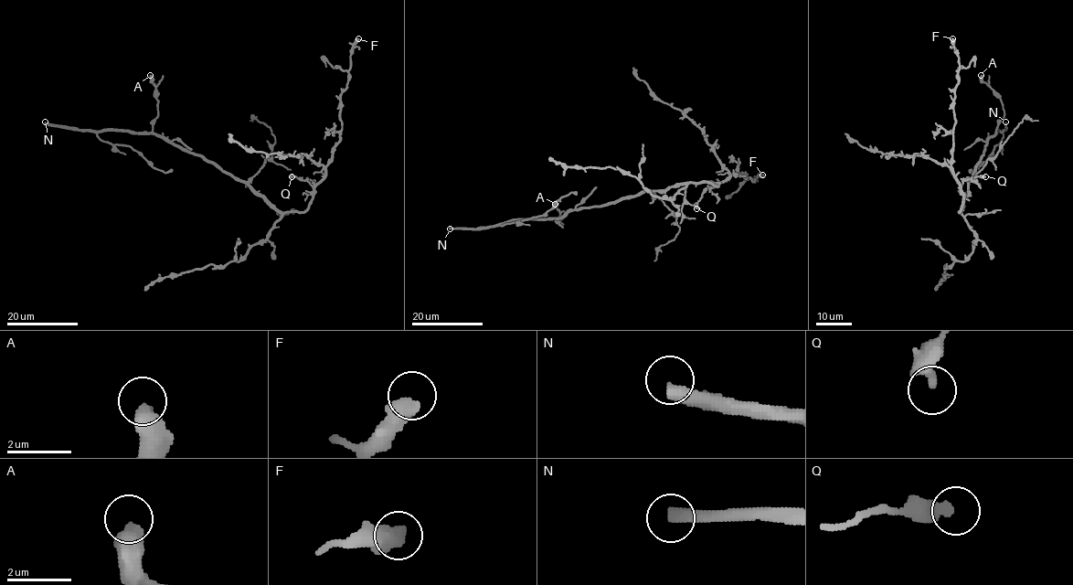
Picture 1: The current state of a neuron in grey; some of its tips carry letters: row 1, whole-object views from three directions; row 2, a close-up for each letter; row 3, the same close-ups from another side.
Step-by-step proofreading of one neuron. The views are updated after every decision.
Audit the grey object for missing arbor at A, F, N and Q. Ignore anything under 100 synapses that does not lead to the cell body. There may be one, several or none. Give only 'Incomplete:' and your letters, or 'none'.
Incomplete: N

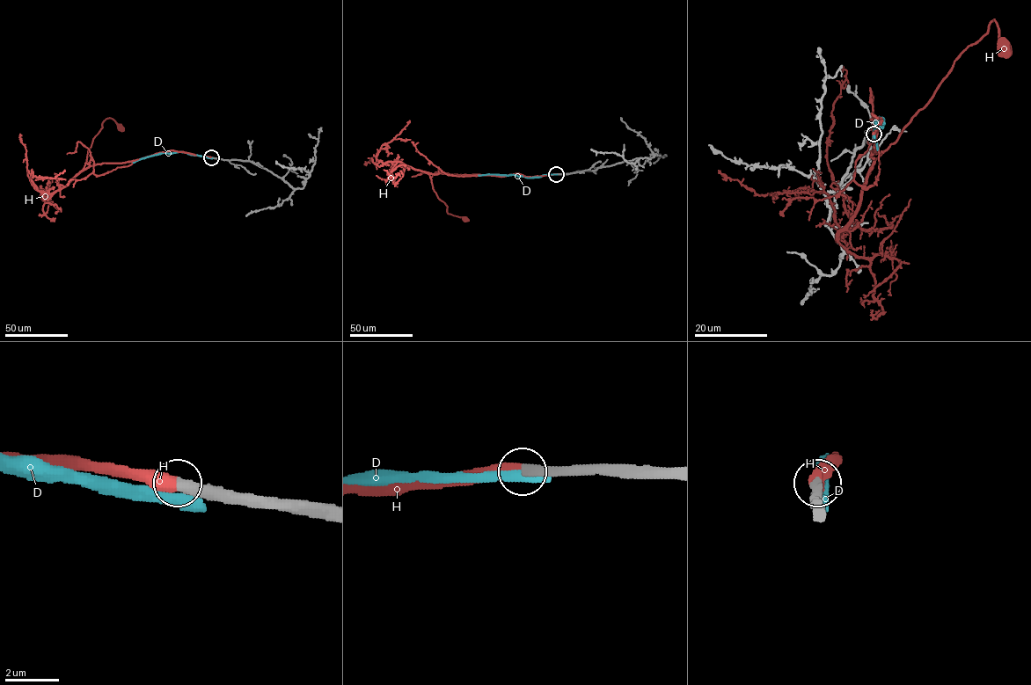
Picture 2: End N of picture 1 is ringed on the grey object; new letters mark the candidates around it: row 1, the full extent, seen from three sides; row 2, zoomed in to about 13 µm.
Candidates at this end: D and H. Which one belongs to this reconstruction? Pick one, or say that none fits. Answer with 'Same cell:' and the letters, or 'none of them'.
Same cell: H

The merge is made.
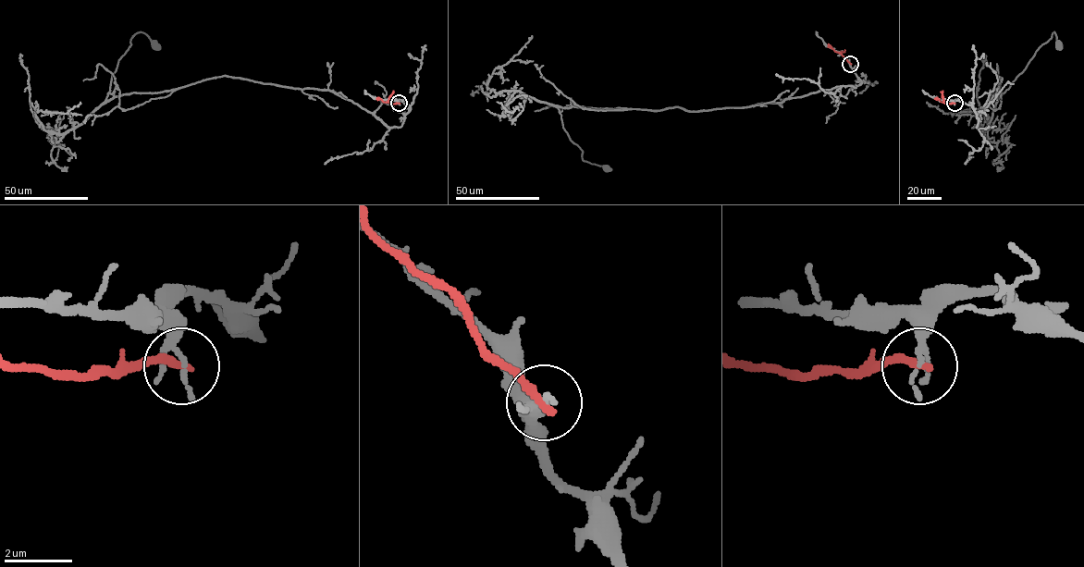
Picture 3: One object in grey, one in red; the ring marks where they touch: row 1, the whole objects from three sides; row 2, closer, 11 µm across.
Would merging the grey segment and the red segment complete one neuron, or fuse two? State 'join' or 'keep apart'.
keep apart

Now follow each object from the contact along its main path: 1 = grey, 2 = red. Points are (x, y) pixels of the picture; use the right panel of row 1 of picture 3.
1: (954, 103), (972, 107), (976, 127), (1001, 82), (998, 76), (996, 102), (1054, 32), (1059, 45)
2: (954, 103), (945, 104), (934, 98)

